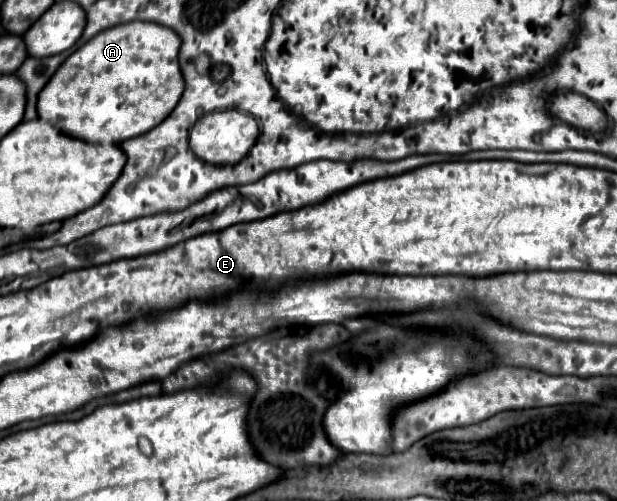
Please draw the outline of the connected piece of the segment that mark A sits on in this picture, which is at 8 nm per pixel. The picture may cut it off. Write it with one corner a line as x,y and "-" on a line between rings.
122,23
76,49
38,95
38,119
88,143
122,143
156,127
176,107
184,79
178,65
180,37
158,23

